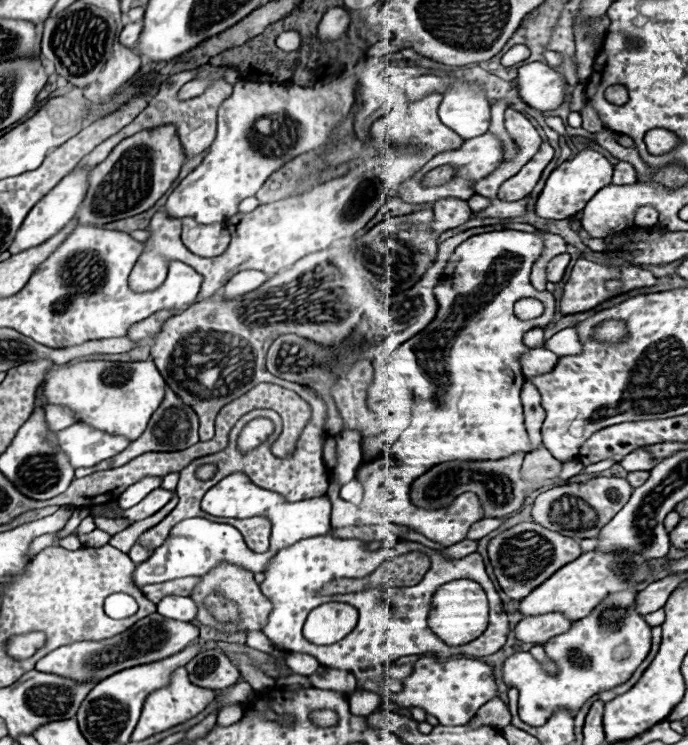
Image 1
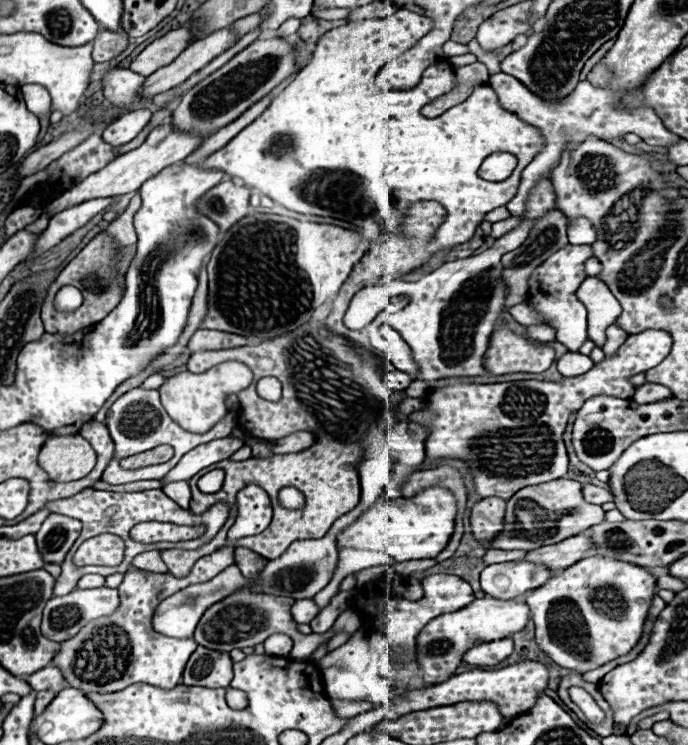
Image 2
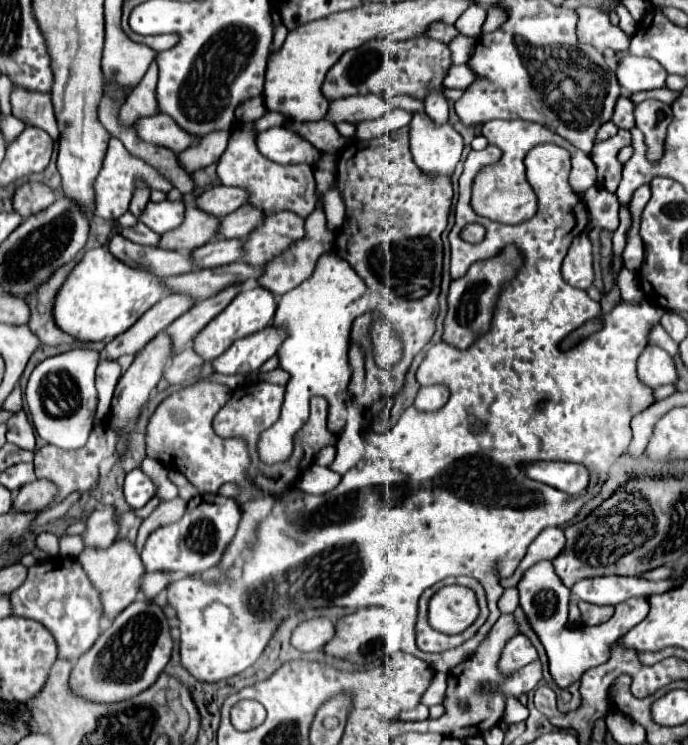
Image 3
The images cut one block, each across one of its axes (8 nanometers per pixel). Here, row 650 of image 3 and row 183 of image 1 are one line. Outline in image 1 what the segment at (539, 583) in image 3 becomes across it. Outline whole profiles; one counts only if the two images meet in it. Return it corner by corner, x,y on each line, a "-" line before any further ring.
582,148
582,152
578,152
576,156
572,156
570,160
566,160
564,164
560,164
550,178
546,180
546,186
536,202
536,214
542,218
550,218
550,220
564,220
570,218
574,212
582,210
586,206
586,202
604,186
610,184
612,180
612,172
614,166
596,150
590,148

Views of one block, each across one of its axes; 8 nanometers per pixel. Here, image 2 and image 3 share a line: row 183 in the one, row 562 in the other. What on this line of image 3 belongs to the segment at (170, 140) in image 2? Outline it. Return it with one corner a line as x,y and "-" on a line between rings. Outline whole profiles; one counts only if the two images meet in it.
118,540
108,548
86,548
76,560
82,562
88,578
92,578
92,584
100,590
100,594
104,594
104,620
114,620
126,606
136,600
146,568
134,542

